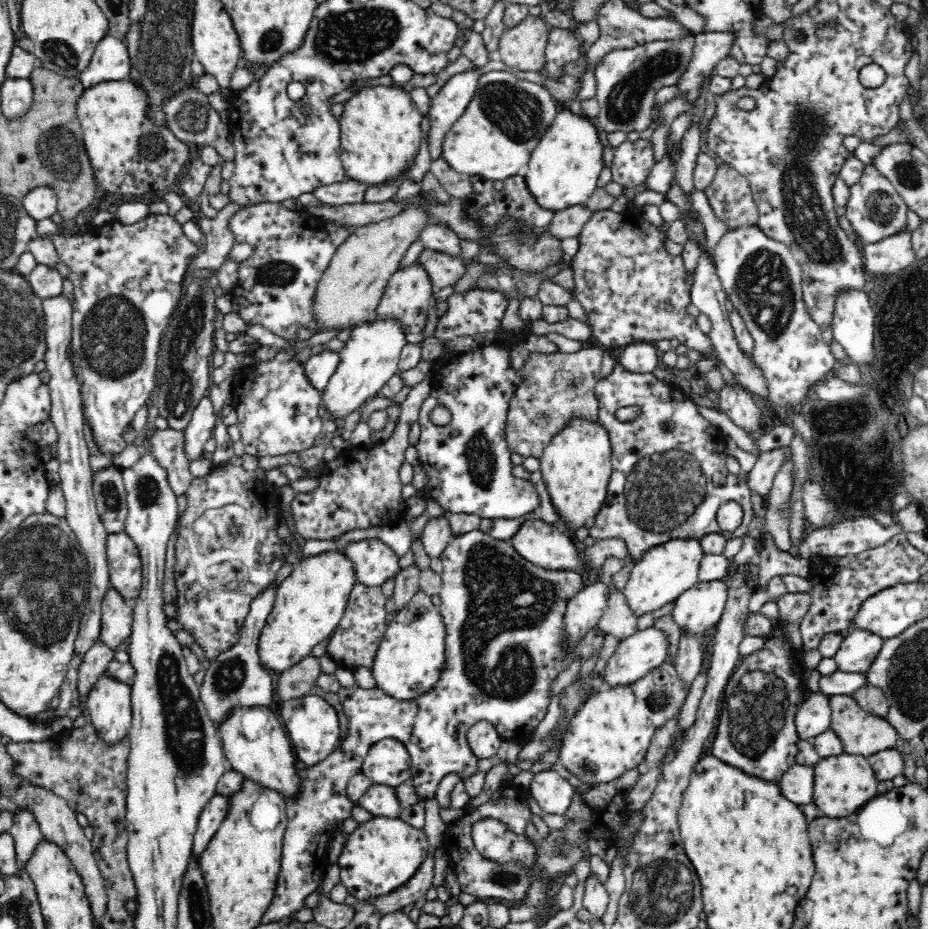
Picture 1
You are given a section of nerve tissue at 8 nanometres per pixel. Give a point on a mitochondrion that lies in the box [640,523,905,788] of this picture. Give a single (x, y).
(759, 705)

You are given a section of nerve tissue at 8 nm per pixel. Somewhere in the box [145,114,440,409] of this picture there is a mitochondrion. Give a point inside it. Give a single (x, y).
(276, 273)

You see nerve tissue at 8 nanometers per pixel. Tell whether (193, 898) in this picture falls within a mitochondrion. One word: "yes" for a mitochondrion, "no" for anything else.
yes

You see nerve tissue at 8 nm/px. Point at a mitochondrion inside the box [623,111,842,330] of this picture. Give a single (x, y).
(818, 298)

